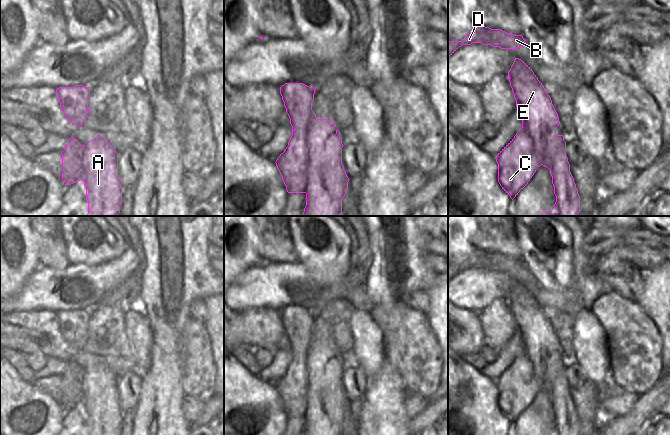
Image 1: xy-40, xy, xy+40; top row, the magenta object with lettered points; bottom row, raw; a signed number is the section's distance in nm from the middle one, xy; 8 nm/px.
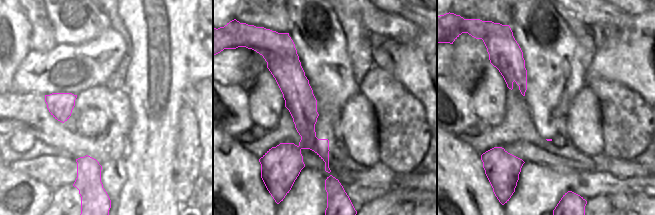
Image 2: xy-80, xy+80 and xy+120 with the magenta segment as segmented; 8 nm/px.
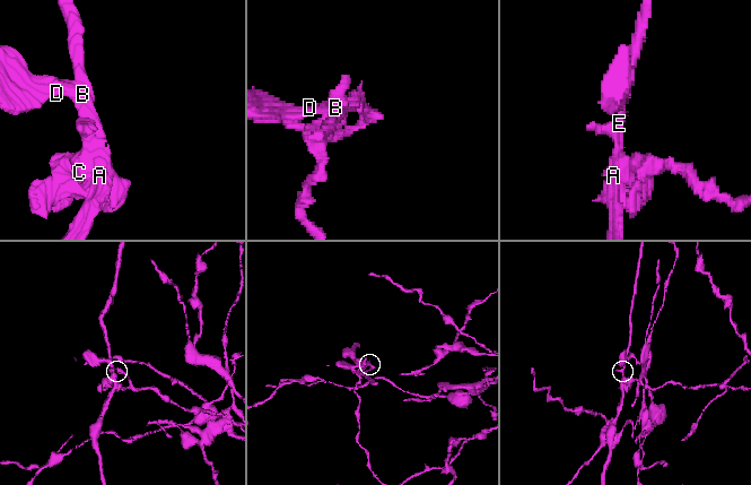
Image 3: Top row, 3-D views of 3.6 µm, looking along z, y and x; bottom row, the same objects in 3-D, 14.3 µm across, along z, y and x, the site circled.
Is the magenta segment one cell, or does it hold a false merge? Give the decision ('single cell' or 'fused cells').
fused cells

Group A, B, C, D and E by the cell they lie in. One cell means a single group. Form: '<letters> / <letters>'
A B D E / C

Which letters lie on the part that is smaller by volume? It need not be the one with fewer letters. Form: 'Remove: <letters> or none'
Remove: C

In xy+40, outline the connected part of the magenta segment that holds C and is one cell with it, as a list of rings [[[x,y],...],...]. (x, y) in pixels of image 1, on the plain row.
[[[518,355],[496,380],[498,406],[513,424],[542,389],[527,355]]]

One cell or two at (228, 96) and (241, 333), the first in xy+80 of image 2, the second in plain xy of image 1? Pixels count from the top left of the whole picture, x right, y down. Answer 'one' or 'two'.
one

